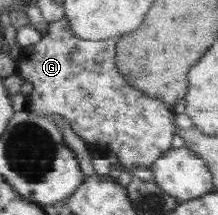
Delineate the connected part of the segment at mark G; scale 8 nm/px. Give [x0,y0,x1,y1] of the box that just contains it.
[16,18,176,171]

